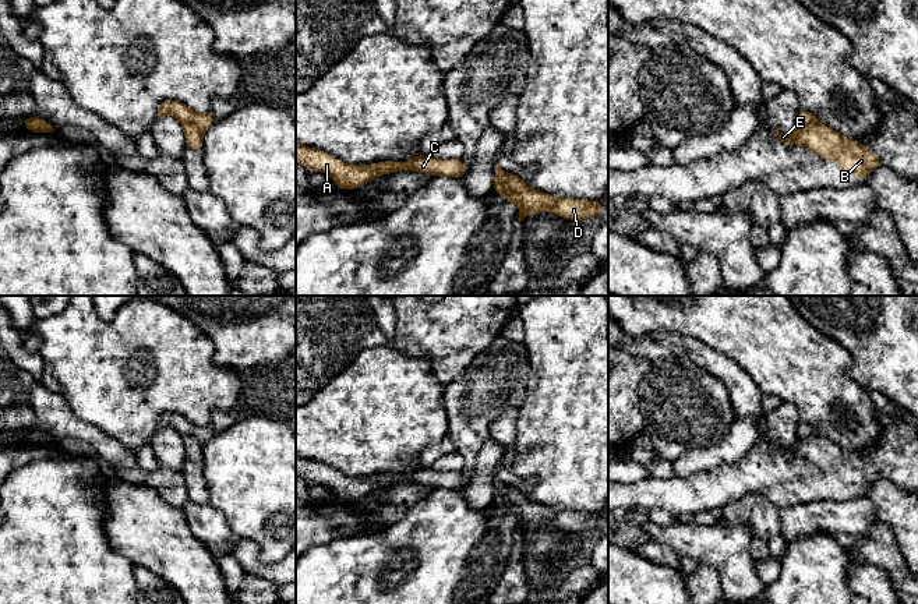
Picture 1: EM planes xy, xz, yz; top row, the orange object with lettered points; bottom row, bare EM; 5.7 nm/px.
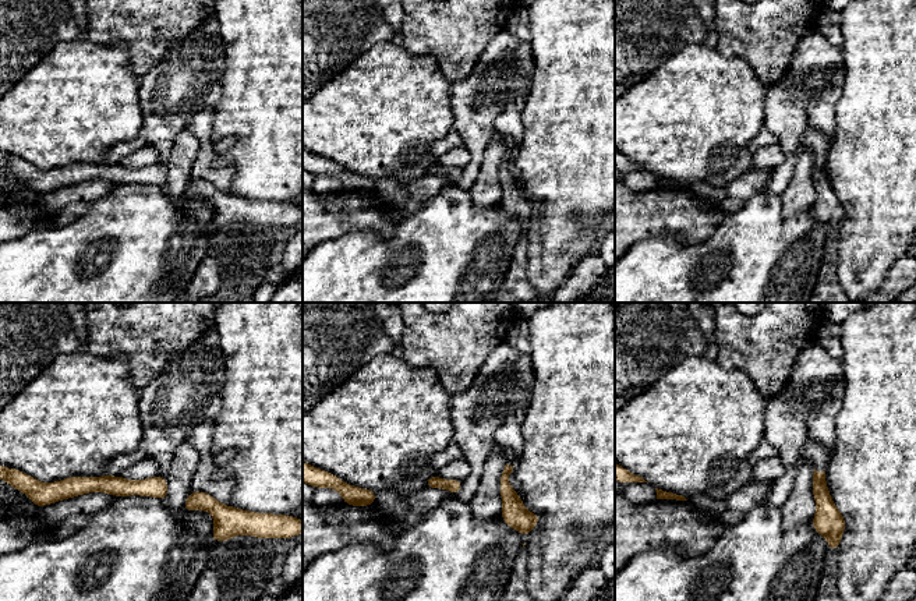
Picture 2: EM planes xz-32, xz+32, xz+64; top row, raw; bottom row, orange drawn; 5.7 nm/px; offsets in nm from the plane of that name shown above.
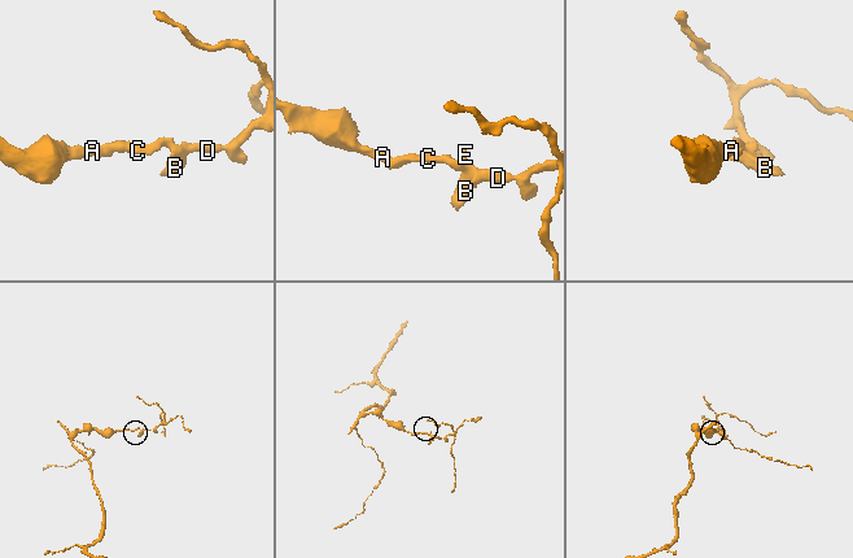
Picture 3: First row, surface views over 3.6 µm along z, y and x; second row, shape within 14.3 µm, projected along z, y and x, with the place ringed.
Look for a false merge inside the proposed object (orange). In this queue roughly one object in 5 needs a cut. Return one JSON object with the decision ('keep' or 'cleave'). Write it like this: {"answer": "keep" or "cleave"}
{"answer": "cleave"}

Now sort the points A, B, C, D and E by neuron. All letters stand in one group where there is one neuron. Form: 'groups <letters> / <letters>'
groups A C D / B E

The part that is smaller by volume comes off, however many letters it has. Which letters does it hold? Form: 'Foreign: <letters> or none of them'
Foreign: B, E

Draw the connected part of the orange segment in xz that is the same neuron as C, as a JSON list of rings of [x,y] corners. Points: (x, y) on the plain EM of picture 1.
[[[296,453],[296,474],[308,483],[328,485],[336,499],[354,502],[373,494],[375,488],[392,487],[399,483],[413,483],[431,488],[465,490],[470,478],[465,478],[462,471],[437,473],[426,467],[414,467],[407,474],[378,474],[366,478],[346,477],[324,463],[307,460]]]

